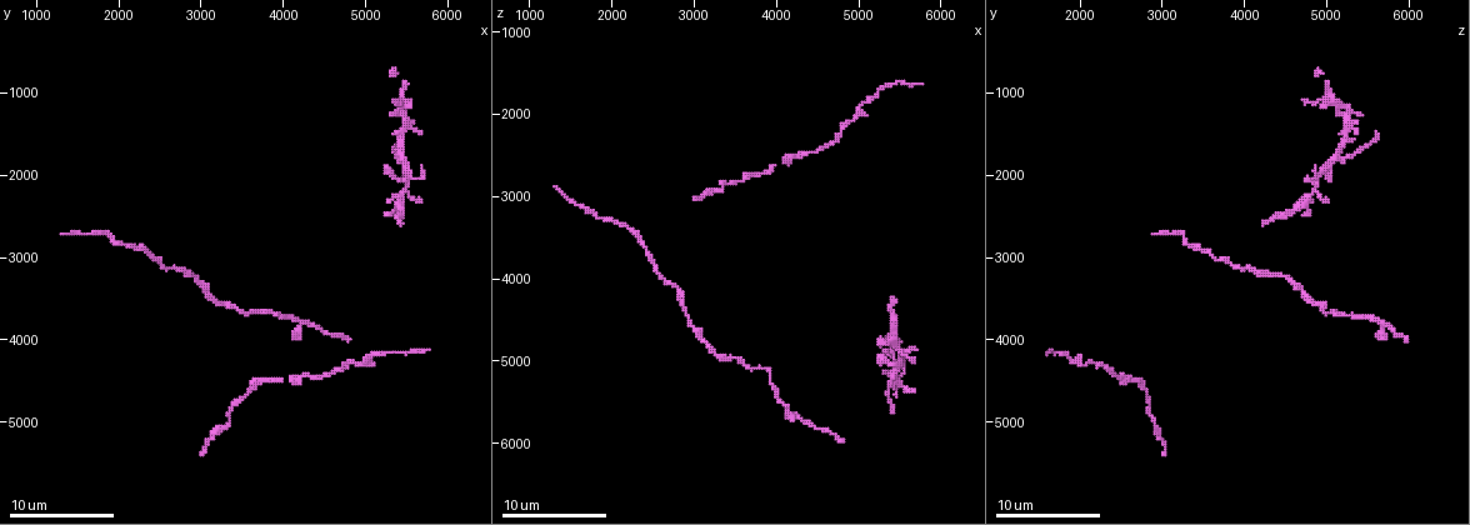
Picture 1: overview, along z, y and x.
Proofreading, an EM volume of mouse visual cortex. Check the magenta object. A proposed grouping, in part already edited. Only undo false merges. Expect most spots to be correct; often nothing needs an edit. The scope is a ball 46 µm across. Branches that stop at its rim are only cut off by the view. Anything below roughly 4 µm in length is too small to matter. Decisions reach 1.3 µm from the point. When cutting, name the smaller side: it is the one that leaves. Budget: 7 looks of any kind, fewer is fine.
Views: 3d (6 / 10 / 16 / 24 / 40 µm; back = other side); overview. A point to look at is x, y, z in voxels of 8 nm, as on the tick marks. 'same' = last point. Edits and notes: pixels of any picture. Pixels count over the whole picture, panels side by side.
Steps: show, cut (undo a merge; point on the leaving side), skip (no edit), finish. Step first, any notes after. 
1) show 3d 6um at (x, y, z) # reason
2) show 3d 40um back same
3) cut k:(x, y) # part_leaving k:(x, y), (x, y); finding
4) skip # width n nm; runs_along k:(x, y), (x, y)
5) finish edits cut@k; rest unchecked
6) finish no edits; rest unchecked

show 3d 16um at (5400, 2350, 4700) # two arms at a narrow angle

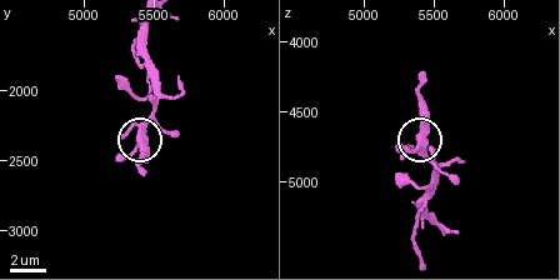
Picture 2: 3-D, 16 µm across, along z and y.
show 3d 6um at (5420, 2320, 4680)

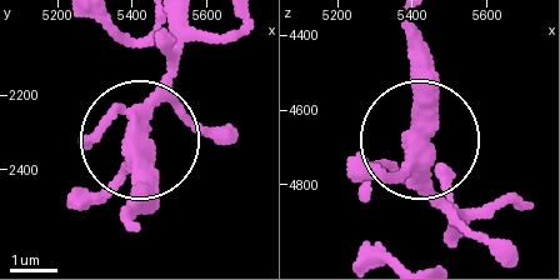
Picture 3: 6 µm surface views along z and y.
skip # width 380 nm; all the same neuron

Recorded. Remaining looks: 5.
show 3d 10um at (2900, 3200, 4450) # thin neck

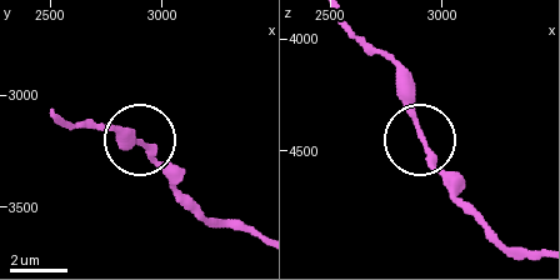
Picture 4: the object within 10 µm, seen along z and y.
skip # width 220 nm; all the same neuron

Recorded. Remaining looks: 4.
show 3d 10um at (1850, 2700, 3250) # a narrow waist

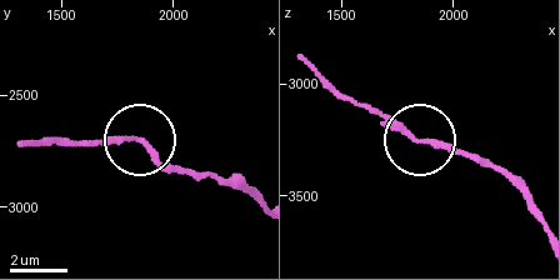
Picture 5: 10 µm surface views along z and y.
skip # runs_along 5:(253, 195), (189, 174), (131, 136), (69, 143); continuous, no second neuron

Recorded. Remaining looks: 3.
show 3d 10um at (3850, 4450, 2750) # thick turns thin

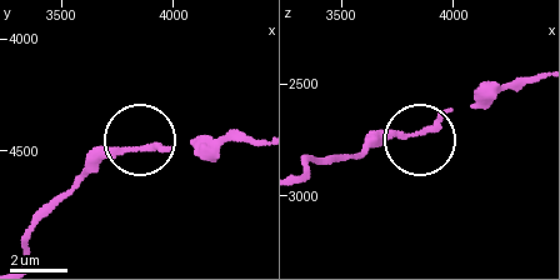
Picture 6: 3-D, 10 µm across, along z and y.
skip # width 190 nm; continuous, no second neuron

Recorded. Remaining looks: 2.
finish no edits; rest unchecked

